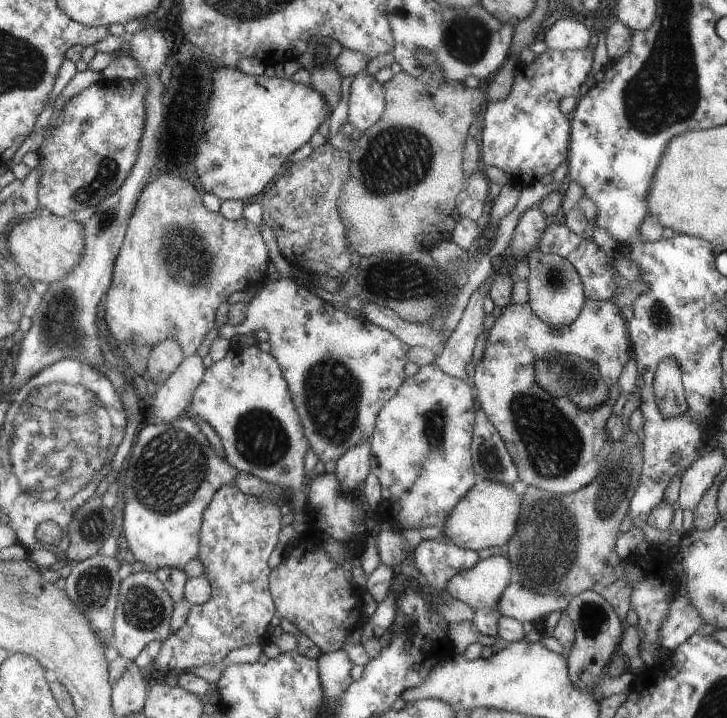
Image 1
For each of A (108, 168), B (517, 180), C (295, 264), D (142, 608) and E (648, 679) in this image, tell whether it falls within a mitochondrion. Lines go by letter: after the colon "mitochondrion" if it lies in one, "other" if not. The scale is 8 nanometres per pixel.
A: mitochondrion
B: other
C: other
D: mitochondrion
E: other

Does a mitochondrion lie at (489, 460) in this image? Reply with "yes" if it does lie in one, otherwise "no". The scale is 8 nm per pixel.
yes

